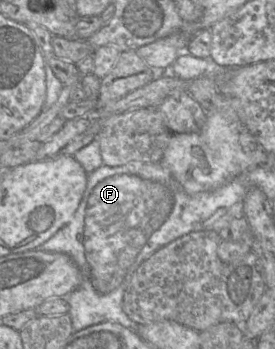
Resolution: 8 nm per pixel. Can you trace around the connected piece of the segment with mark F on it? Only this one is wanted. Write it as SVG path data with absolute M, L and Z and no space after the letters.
M98 139L73 156L88 173L86 190L70 222L38 249L68 255L80 271L80 286L67 296L73 333L102 322L114 322L136 331L139 325L123 311L122 300L139 265L165 245L186 234L202 230L219 233L223 229L221 217L226 213L225 209L234 207L238 202L243 203L247 191L254 186L245 182L245 174L241 174L216 189L187 194L170 171L160 163L129 162L118 167L103 165Z

